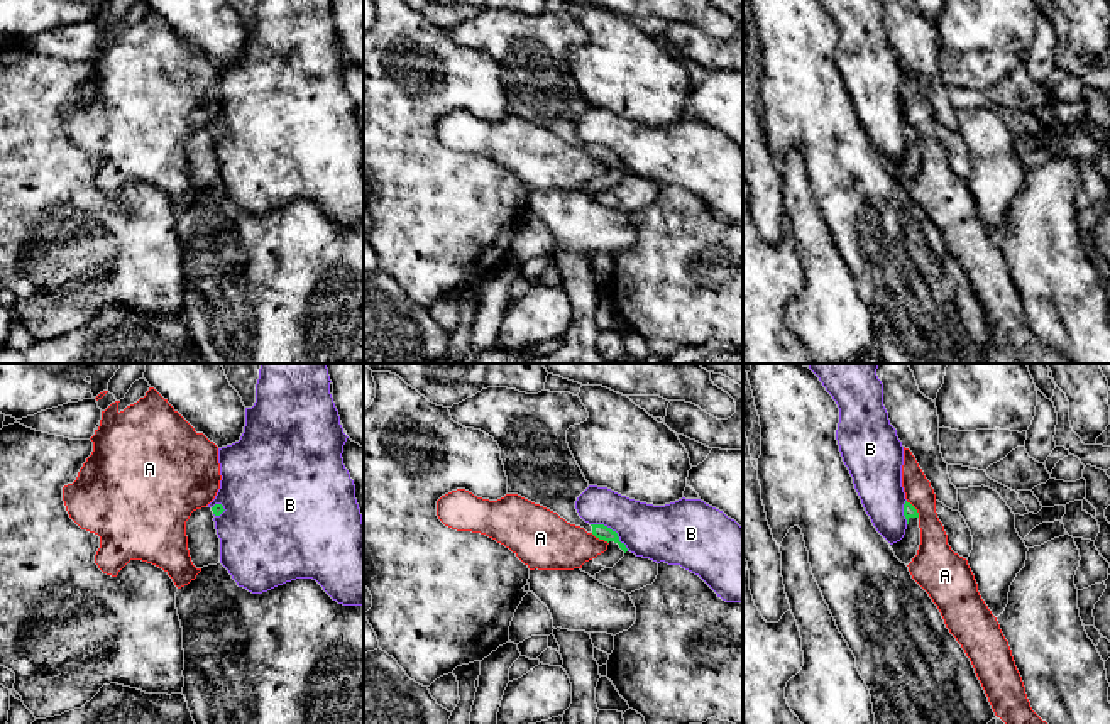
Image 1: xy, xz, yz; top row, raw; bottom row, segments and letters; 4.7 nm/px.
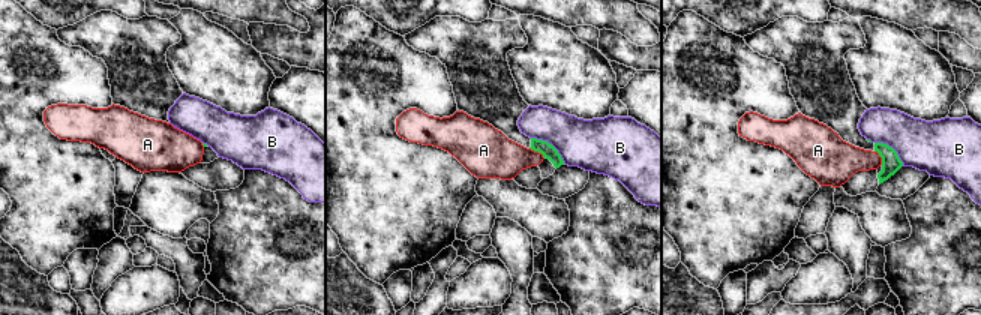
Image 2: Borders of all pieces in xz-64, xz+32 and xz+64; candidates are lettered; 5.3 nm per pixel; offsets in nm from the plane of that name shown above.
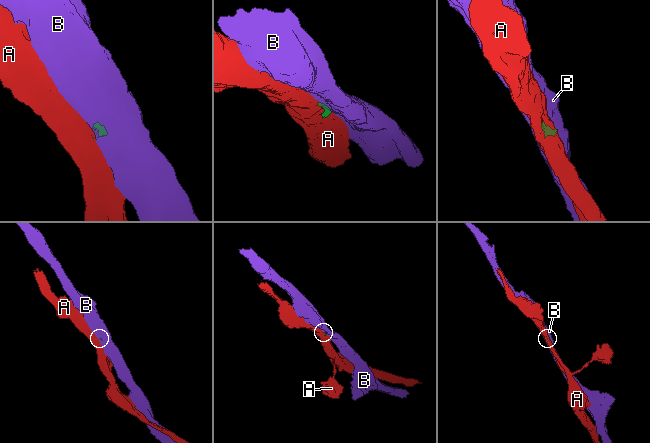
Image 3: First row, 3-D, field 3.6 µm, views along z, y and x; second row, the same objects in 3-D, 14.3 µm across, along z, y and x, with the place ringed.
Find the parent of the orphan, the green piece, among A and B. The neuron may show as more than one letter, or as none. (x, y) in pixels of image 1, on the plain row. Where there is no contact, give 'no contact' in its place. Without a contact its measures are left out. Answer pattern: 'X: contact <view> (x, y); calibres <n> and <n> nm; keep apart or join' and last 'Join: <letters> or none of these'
A: contact yz (914, 129); calibres 60 and 170 nm; keep apart
B: contact xz (611, 151); calibres 70 and 280 nm; keep apart
Join: none of these

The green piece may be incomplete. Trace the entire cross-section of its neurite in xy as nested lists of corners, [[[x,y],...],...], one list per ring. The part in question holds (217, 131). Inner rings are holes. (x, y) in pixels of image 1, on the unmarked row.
[[[222,125],[201,129],[186,142],[188,171],[196,189],[220,184],[220,159],[215,151],[215,137],[223,134]]]

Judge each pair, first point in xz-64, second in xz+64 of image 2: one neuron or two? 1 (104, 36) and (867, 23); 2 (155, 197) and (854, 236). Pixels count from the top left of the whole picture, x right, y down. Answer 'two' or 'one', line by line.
1: two
2: two

